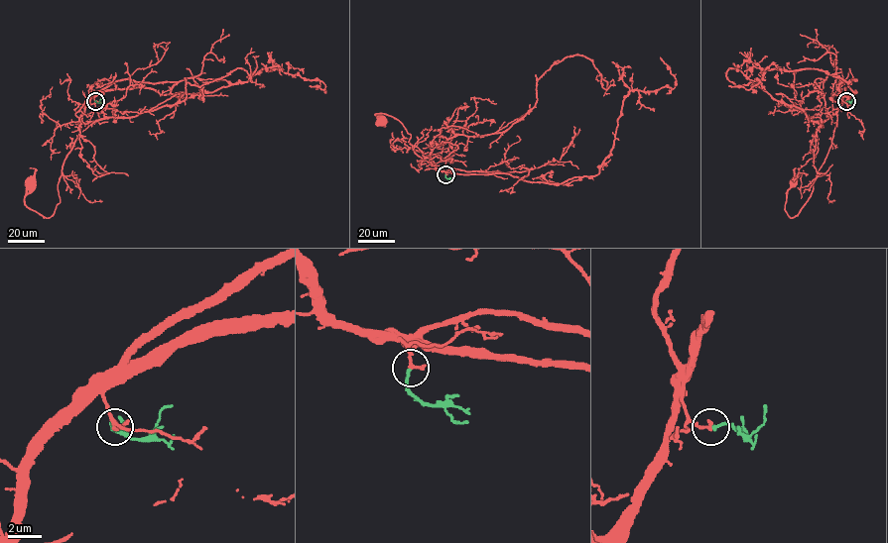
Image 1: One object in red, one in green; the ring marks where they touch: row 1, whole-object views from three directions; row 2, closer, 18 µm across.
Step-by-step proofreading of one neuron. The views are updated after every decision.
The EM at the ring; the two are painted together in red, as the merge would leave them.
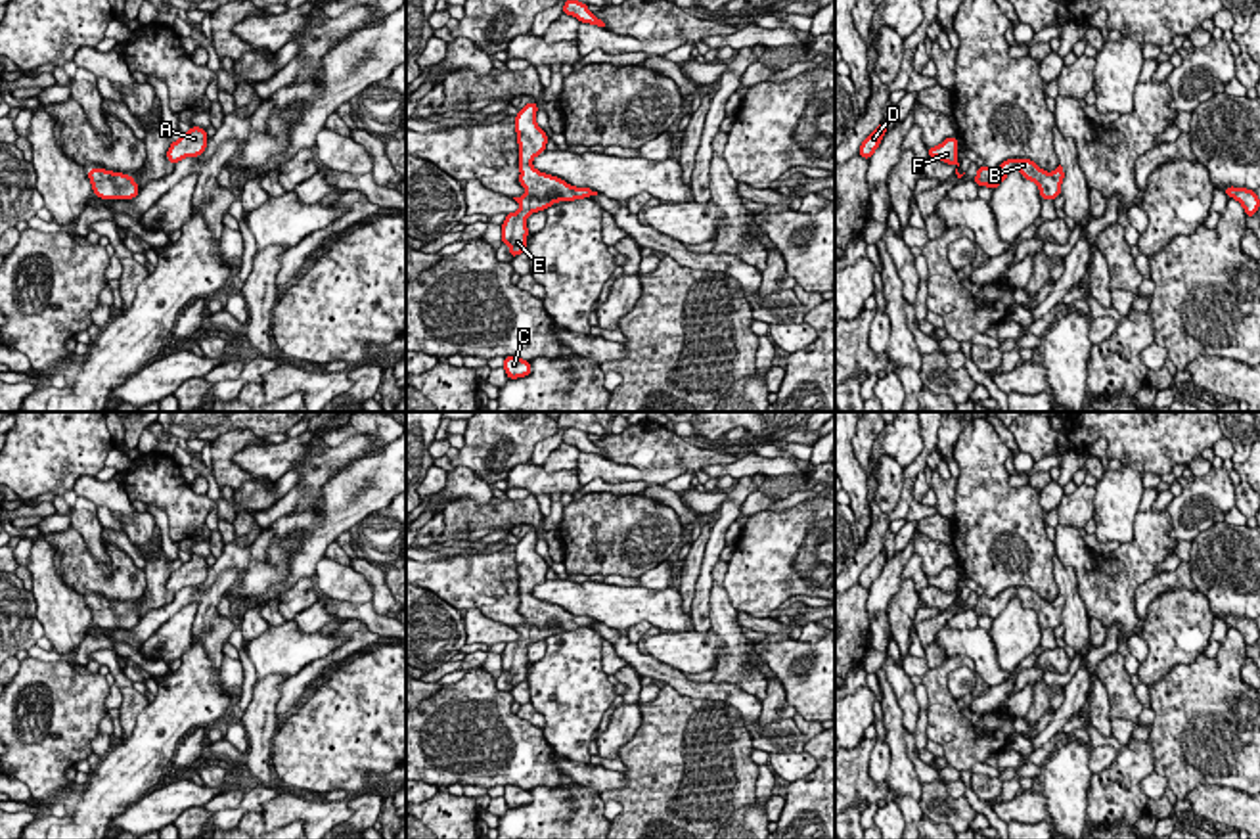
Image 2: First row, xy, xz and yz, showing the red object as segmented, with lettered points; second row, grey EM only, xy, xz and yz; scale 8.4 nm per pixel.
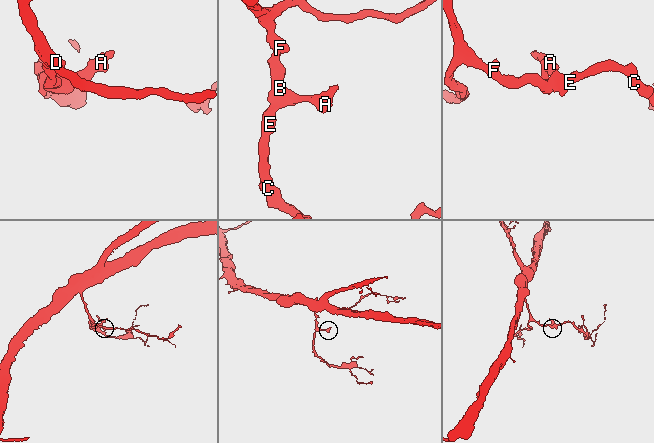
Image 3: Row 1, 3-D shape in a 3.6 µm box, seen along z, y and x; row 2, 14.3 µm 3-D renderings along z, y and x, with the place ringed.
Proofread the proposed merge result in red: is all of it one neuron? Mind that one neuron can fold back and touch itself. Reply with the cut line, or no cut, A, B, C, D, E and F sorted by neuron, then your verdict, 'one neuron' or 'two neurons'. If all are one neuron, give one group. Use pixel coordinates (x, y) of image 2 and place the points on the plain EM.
no cut; A B C D E F; one neuron

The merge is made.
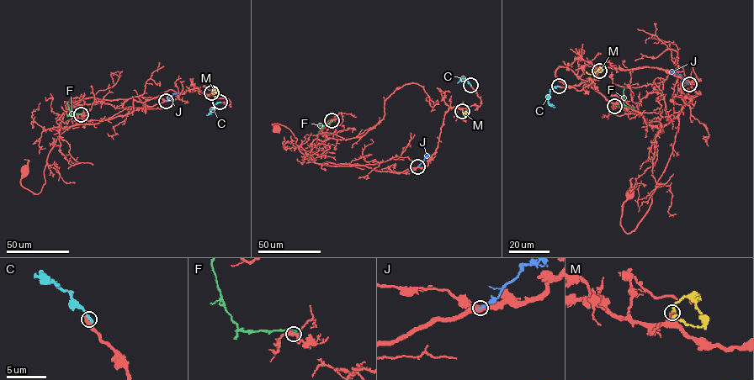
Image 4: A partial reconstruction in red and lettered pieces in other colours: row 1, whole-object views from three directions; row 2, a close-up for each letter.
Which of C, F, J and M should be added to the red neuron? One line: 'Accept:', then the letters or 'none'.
Accept: M

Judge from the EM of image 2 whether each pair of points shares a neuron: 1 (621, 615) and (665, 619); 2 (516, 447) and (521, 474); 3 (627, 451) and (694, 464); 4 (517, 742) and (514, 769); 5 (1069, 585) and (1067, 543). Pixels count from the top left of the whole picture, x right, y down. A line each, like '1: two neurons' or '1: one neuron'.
1: one neuron
2: two neurons
3: one neuron
4: one neuron
5: two neurons

